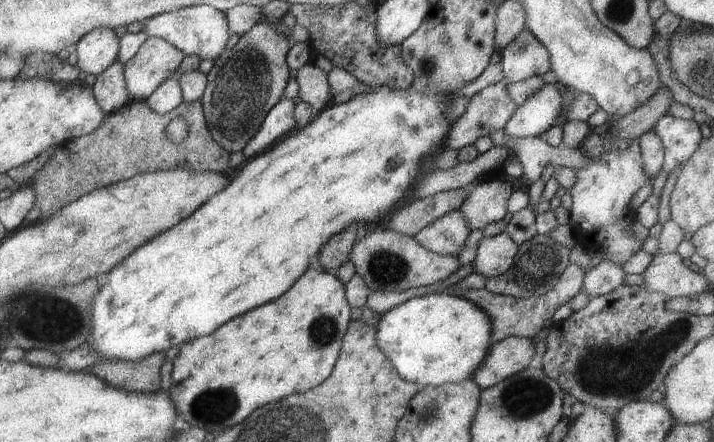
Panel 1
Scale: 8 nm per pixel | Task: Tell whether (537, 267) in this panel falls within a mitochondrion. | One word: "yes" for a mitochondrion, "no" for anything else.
yes

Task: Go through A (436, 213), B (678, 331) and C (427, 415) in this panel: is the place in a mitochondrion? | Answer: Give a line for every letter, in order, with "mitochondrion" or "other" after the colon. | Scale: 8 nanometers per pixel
A: other
B: mitochondrion
C: mitochondrion

